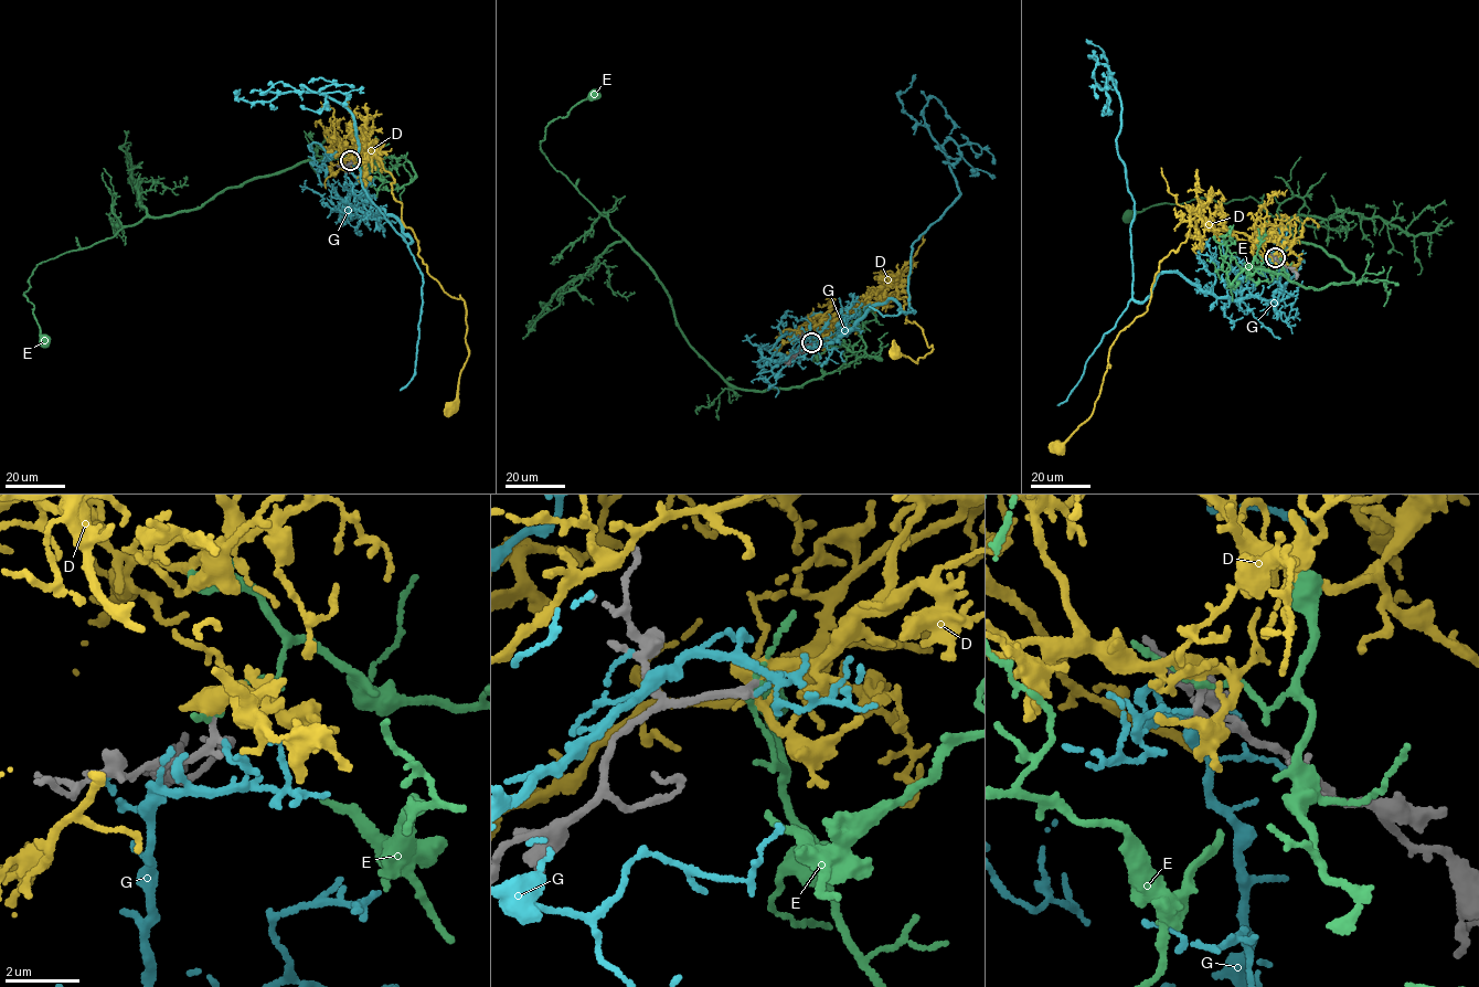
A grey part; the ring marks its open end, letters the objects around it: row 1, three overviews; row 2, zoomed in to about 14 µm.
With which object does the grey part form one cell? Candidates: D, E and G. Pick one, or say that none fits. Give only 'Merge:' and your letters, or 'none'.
Merge: D

